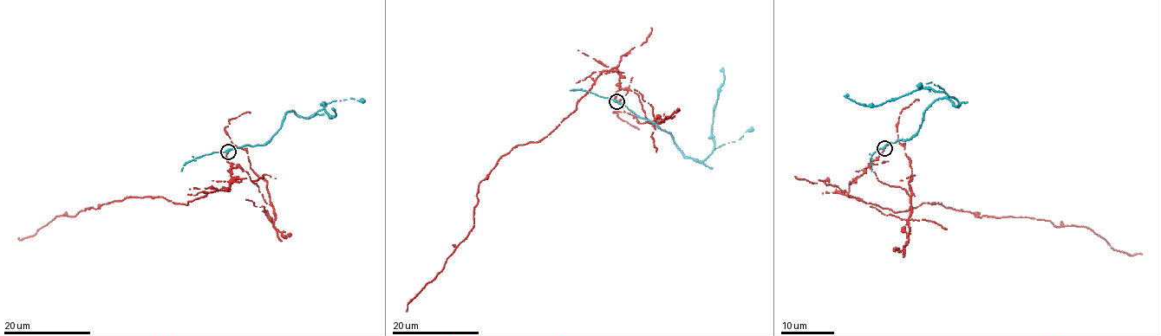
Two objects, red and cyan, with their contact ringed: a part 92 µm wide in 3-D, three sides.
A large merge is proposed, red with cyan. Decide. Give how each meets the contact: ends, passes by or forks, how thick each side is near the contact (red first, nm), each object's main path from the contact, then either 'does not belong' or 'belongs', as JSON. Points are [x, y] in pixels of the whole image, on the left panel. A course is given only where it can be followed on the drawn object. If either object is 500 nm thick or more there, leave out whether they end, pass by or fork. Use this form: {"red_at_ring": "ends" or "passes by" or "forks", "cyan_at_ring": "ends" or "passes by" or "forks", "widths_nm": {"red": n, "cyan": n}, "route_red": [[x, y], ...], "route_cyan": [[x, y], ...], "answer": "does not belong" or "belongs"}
{"red_at_ring": "ends", "cyan_at_ring": "passes by", "widths_nm": {"red": 240, "cyan": 360}, "route_red": [[227, 151], [227, 190], [183, 204], [157, 197], [114, 200], [74, 216], [55, 216], [34, 235], [17, 238]], "route_cyan": [[227, 151], [265, 144], [289, 110], [309, 117], [326, 105], [322, 103], [329, 117], [335, 114], [332, 107]], "answer": "does not belong"}

